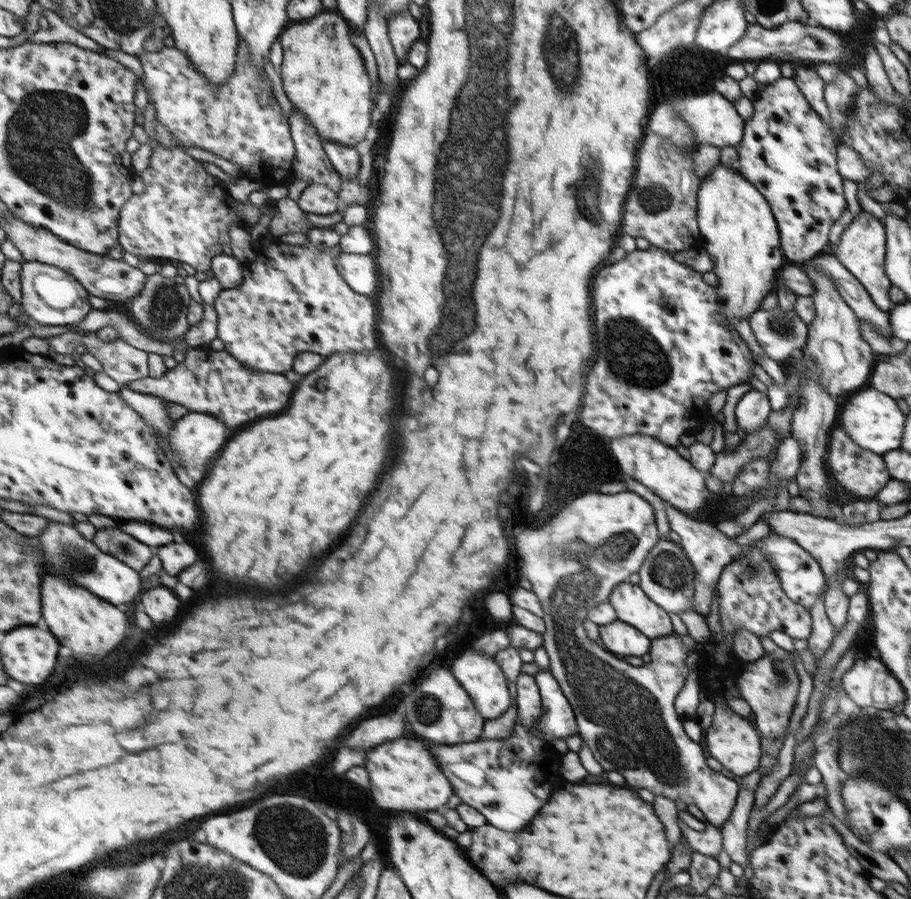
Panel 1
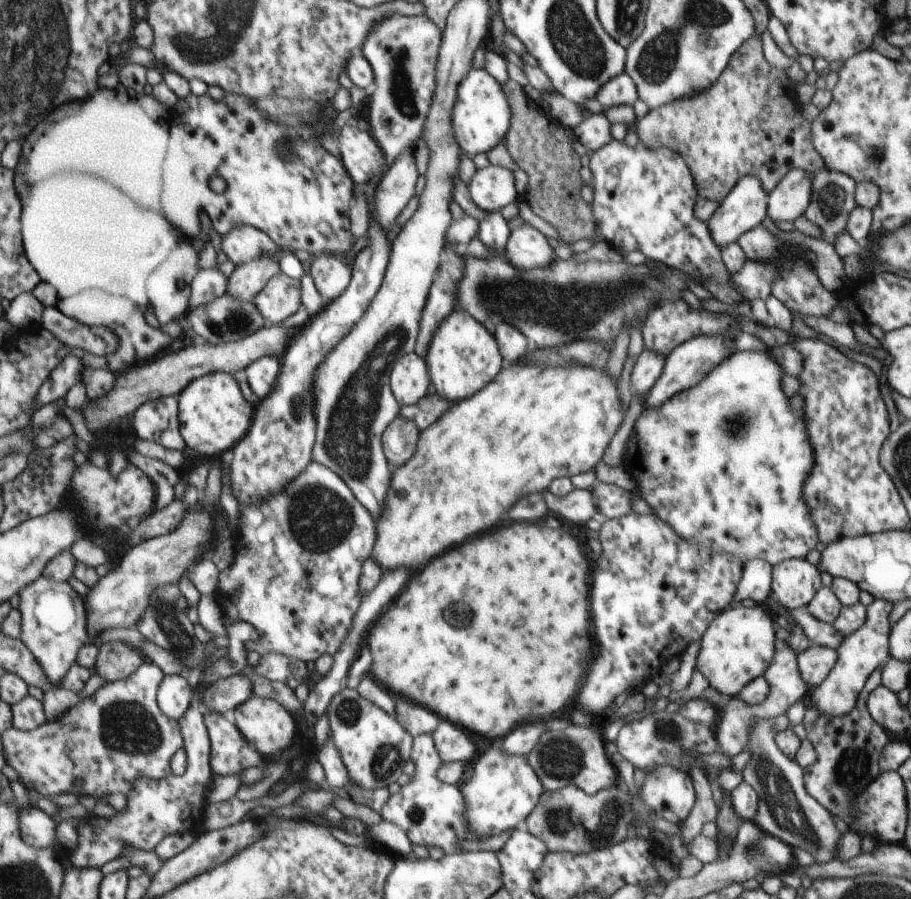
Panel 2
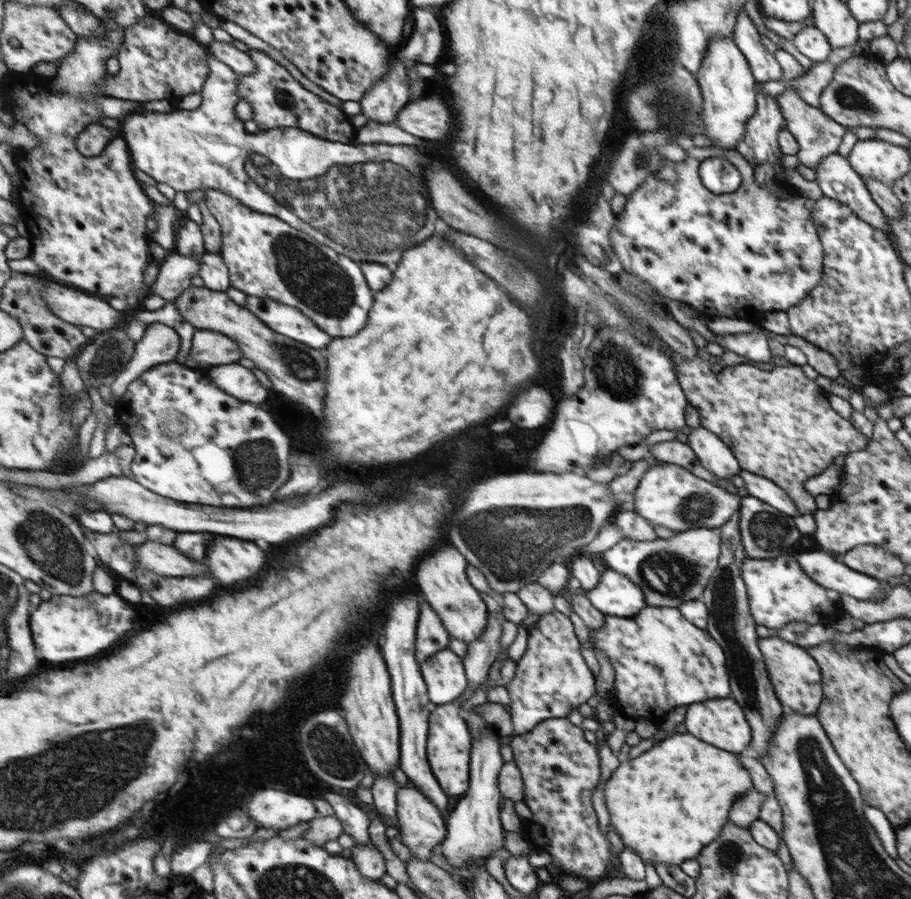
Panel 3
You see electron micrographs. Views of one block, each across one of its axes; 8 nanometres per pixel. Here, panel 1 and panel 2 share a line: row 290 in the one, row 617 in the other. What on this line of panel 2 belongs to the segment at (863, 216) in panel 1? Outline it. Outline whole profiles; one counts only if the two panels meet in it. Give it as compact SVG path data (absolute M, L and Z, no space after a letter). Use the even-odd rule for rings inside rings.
M874 599L867 606L867 617L864 624L856 632L843 638L842 644L836 649L838 650L838 660L831 670L830 676L810 694L813 706L822 714L836 718L850 713L858 704L859 694L865 688L870 674L874 670L882 668L885 662L891 658L889 616L893 605L888 599Z

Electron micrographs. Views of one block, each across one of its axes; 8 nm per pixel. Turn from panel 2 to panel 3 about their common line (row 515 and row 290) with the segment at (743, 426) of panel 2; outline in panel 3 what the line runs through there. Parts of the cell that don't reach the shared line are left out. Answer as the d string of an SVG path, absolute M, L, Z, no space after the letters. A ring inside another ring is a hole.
M694 147L686 150L686 160L684 162L671 162L666 160L666 164L656 173L652 173L640 186L639 190L634 191L631 195L626 196L626 204L620 213L616 213L616 223L610 227L610 242L612 248L618 256L618 260L622 263L623 271L630 272L634 276L640 276L640 280L644 280L648 285L654 288L658 295L670 298L672 300L683 302L691 308L694 308L698 314L707 319L715 319L716 317L726 317L738 320L749 320L750 310L756 312L770 312L770 310L788 310L790 307L795 307L798 303L802 303L804 299L818 285L823 269L824 251L822 241L818 236L818 229L814 225L812 219L812 208L814 208L815 200L808 197L796 196L794 192L788 196L788 190L780 188L778 182L768 181L766 185L761 185L755 176L754 164L751 164L746 157L742 156L736 150L721 150L720 147ZM708 158L727 159L736 169L740 171L741 180L740 186L731 193L716 194L710 192L700 178L700 164Z

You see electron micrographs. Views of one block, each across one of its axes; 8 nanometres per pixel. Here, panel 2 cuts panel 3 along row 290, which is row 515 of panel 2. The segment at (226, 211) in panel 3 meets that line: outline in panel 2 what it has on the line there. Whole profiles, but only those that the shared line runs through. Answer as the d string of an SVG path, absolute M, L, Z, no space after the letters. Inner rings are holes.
M314 460L295 482L286 486L286 490L282 490L280 494L272 494L266 500L262 500L260 504L242 504L242 524L238 530L238 550L237 558L234 566L222 573L222 584L220 591L214 594L216 602L222 606L224 610L225 624L232 622L248 622L258 628L258 632L262 634L260 640L252 640L248 642L250 651L257 651L260 655L271 654L276 652L291 657L293 660L302 660L303 662L319 661L324 654L332 654L336 656L340 652L340 648L347 642L348 630L352 629L352 622L355 621L356 610L360 609L360 602L363 601L363 591L359 583L363 575L363 566L370 560L372 550L374 550L374 542L376 542L376 530L374 530L374 520L367 508L355 498L355 494L350 492L350 487L344 478L341 478L333 469L325 466L323 463Z

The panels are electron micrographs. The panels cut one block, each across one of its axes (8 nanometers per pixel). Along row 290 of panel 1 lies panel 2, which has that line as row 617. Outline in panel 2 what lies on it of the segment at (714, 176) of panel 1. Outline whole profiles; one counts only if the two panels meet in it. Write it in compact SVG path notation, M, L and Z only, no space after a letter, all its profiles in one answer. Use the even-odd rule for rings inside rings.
M745 604L730 606L716 617L707 634L701 638L695 668L700 671L709 686L725 699L738 698L742 690L755 678L762 677L776 657L775 626L762 604L746 607Z

